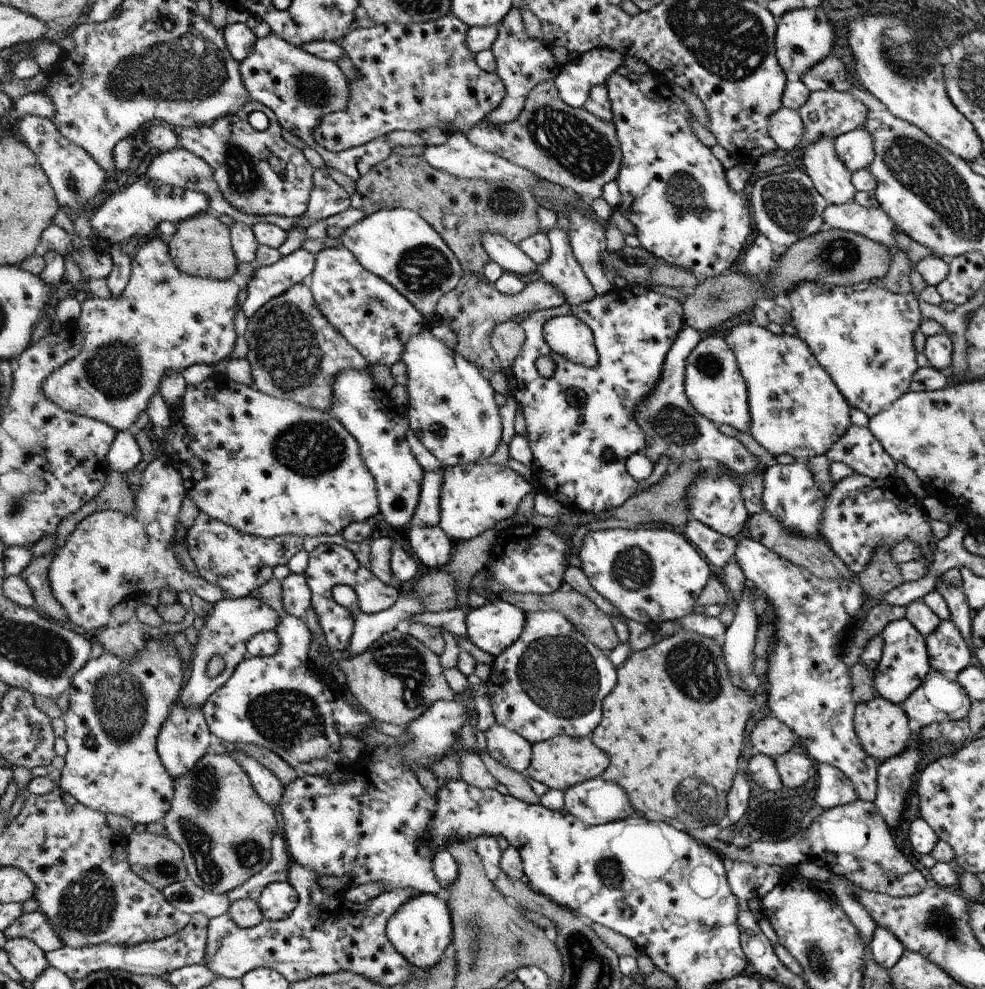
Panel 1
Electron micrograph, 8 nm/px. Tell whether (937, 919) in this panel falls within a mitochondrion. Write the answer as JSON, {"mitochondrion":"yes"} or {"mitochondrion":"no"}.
{"mitochondrion":"yes"}

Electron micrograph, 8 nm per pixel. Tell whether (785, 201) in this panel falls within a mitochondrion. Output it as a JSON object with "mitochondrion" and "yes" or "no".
{"mitochondrion":"yes"}

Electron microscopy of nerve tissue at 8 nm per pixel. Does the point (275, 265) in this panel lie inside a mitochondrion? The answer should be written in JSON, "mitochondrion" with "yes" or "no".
{"mitochondrion":"no"}

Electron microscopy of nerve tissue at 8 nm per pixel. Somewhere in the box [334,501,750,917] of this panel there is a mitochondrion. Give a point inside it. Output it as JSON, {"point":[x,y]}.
{"point":[559,675]}

